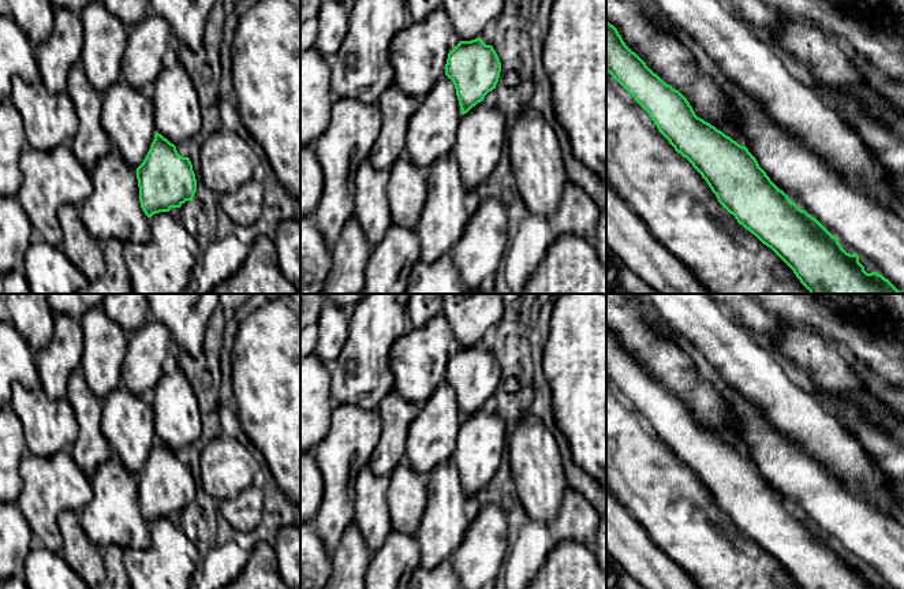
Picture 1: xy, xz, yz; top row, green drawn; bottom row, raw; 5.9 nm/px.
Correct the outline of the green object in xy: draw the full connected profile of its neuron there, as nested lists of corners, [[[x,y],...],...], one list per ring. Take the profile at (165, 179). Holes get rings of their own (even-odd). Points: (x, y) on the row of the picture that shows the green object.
[[[156,133],[143,163],[137,168],[139,202],[150,219],[191,201],[197,179],[188,157],[178,153],[176,146]]]

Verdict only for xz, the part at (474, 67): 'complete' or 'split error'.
complete

